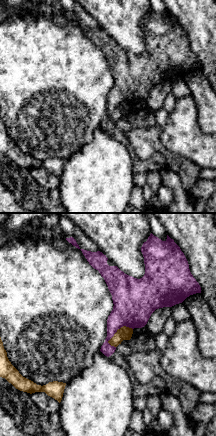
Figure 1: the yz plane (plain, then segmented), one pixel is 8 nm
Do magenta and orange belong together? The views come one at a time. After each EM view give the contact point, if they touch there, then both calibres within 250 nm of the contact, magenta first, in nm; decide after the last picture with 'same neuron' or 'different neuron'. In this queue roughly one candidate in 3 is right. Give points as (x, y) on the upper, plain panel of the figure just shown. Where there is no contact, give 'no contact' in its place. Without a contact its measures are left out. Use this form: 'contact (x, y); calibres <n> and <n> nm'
contact (118, 104); calibres 340 and 110 nm

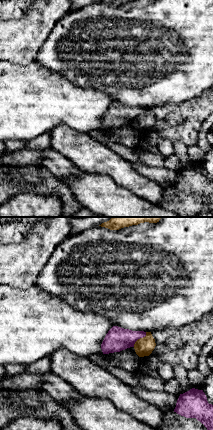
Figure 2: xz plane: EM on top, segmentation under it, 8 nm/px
contact (139, 114); calibres 190 and 150 nm

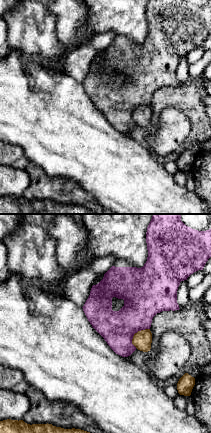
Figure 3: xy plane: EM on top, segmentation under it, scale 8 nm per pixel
contact (135, 108); calibres 300 and 150 nm

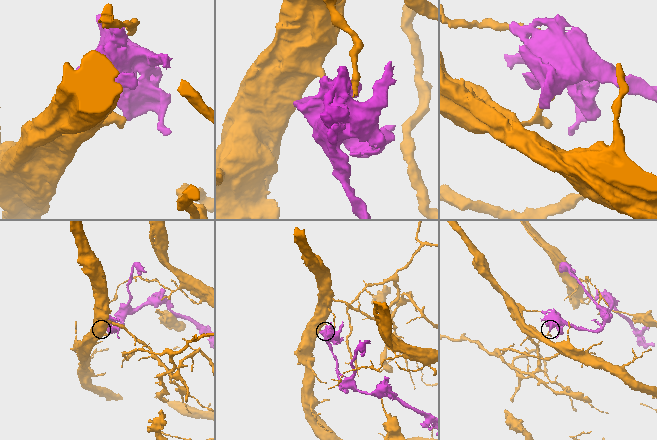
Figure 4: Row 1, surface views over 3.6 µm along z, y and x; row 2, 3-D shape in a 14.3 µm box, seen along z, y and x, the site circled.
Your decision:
different neuron

